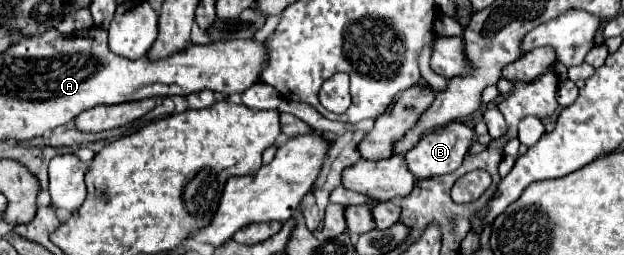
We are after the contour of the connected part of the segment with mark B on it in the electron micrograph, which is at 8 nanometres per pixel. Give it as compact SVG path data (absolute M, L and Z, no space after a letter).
M451 122L421 138L421 142L405 154L409 170L415 178L433 178L455 172L473 142L473 130L461 122Z

